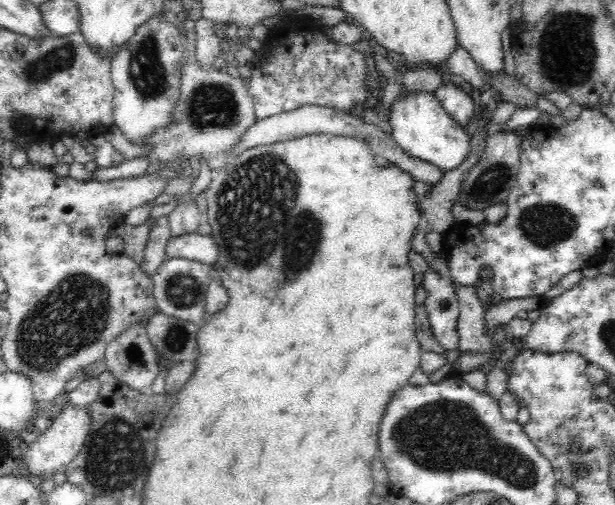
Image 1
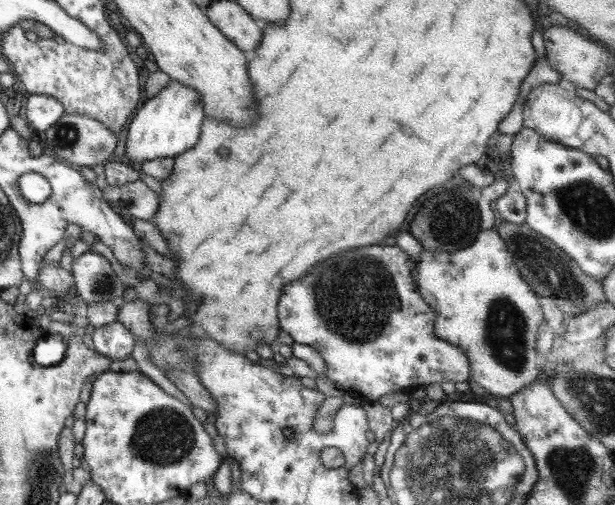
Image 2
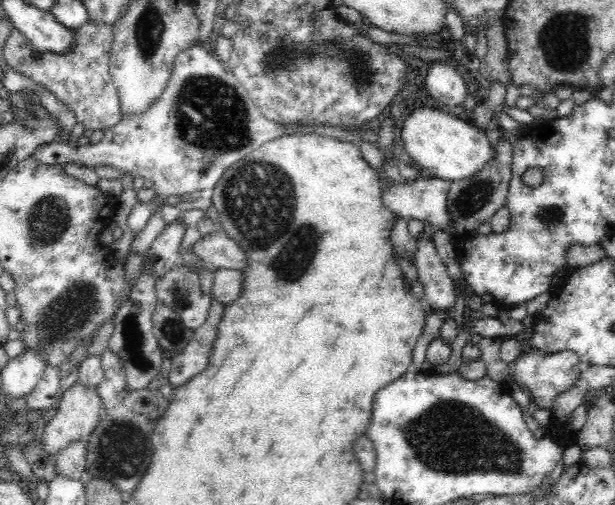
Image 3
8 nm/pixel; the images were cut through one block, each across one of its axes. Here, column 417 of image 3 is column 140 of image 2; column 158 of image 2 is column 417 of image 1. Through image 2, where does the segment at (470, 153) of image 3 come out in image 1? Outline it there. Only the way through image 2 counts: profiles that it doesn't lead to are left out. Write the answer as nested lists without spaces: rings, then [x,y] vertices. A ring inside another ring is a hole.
[[[401,90],[396,100],[386,109],[392,138],[410,156],[430,162],[442,170],[456,168],[468,154],[468,134],[444,111],[436,94],[423,91],[404,93]]]

